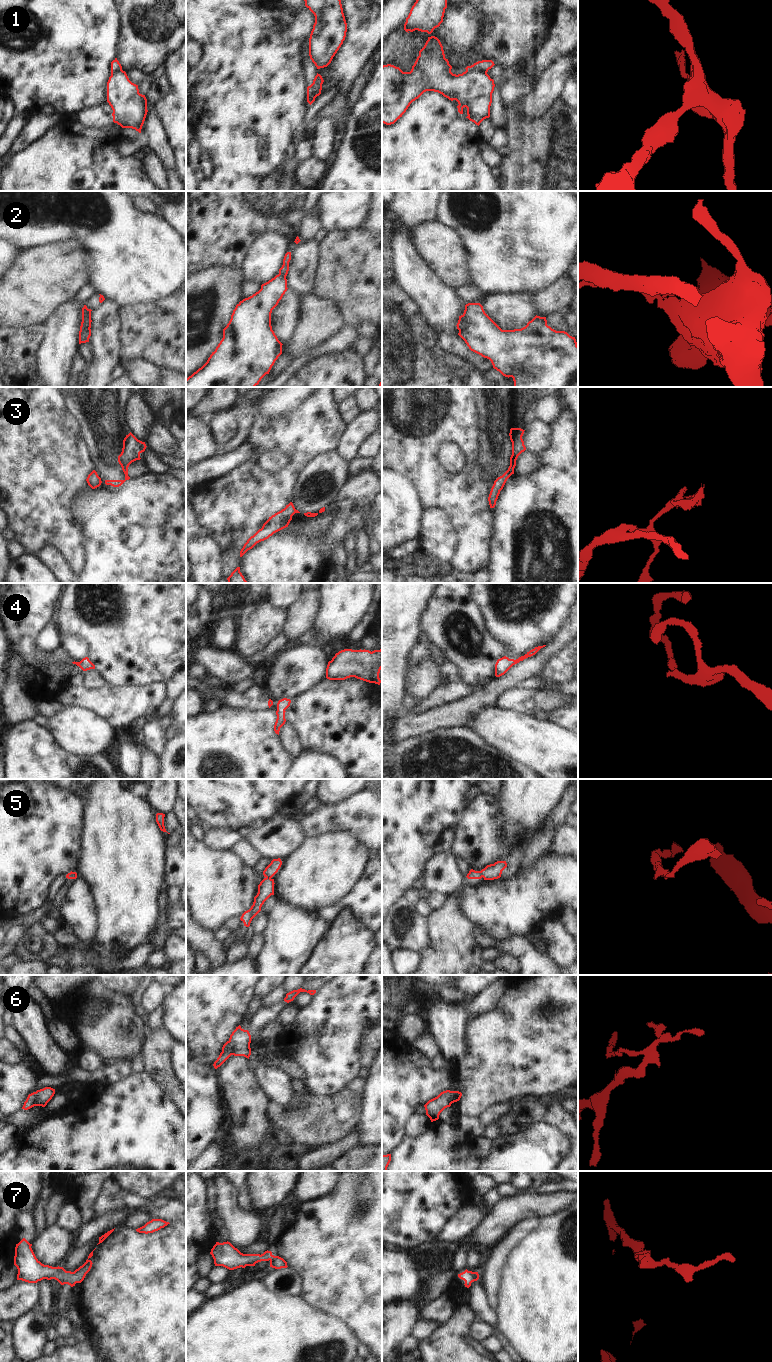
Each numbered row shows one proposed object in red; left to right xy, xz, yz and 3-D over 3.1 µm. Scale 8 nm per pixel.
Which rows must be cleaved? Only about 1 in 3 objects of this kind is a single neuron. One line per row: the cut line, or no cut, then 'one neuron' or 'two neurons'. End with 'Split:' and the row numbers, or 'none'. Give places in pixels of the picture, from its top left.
1: cut in yz along (465, 71), (483, 71), (486, 73); two neurons
2: cut in yz along (463, 313), (466, 325), (459, 331); two neurons
3: cut in yz along (511, 474), (506, 472), (503, 475); two neurons
4: no cut; one neuron
5: cut in yz along (480, 871), (482, 876); two neurons
6: cut in xz along (229, 1040), (232, 1046), (232, 1054); two neurons
7: no cut; one neuron
Split: 1, 2, 3, 5, 6

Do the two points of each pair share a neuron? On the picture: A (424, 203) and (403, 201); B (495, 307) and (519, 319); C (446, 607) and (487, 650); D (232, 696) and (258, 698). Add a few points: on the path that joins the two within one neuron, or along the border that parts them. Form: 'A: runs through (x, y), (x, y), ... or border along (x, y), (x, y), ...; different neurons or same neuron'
A: runs through (419, 203), (417, 201), (408, 201); same neuron
B: runs through (501, 308), (513, 313); same neuron
C: runs through (460, 610), (473, 621), (476, 636); same neuron
D: runs through (238, 698), (252, 698); same neuron

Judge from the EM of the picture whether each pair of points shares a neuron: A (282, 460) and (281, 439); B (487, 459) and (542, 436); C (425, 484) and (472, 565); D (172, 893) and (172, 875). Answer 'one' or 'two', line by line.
A: two
B: two
C: one
D: two

